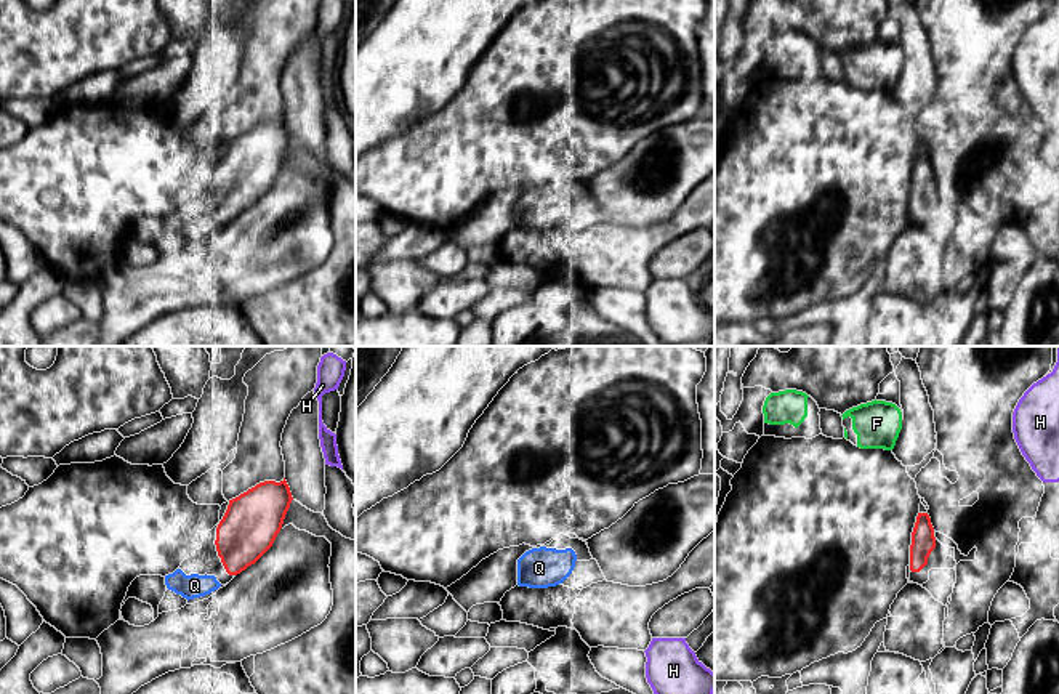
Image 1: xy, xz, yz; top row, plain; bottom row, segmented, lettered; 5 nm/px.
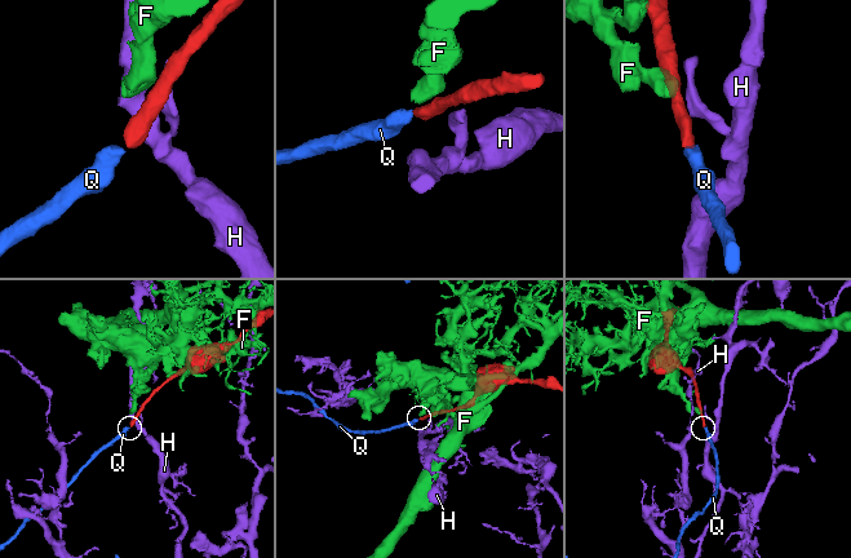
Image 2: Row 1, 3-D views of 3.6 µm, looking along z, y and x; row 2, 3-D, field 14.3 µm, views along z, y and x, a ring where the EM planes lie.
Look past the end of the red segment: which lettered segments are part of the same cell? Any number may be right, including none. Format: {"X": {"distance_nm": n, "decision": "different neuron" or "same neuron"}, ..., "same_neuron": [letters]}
{"F": {"distance_nm": 340, "decision": "different neuron"}, "H": {"distance_nm": 220, "decision": "different neuron"}, "Q": {"distance_nm": 60, "decision": "same neuron"}, "same_neuron": ["Q"]}

